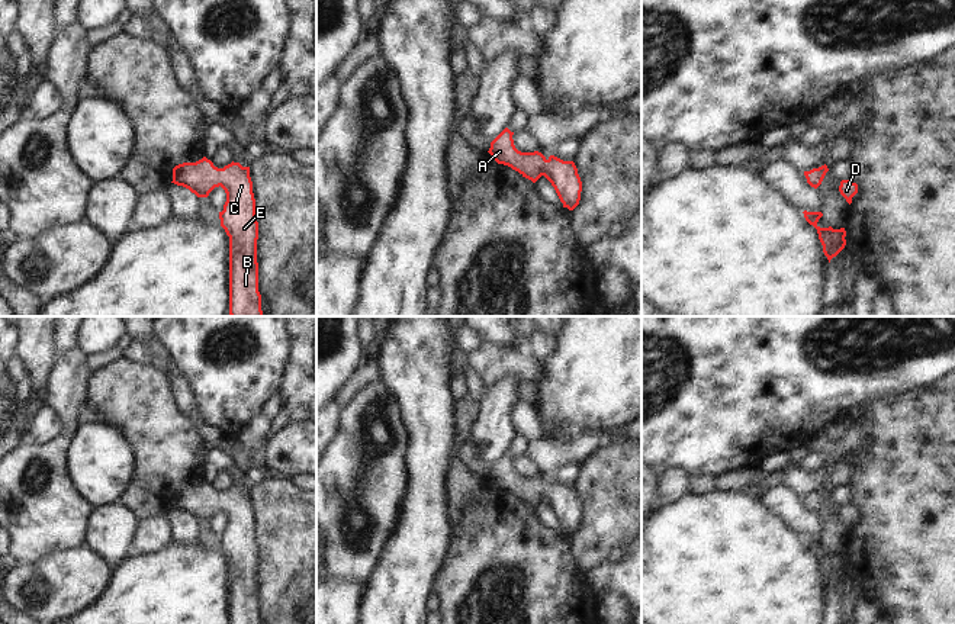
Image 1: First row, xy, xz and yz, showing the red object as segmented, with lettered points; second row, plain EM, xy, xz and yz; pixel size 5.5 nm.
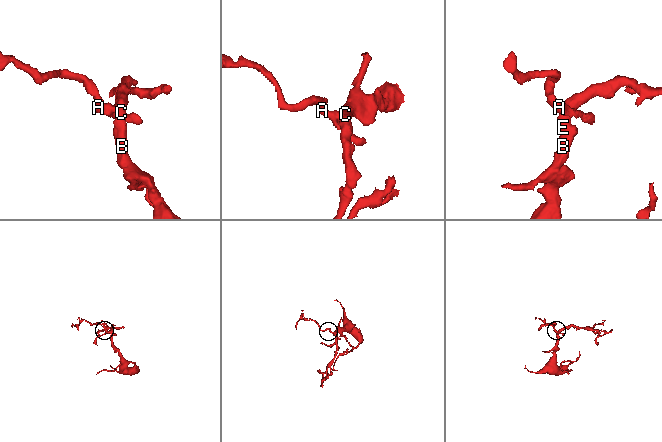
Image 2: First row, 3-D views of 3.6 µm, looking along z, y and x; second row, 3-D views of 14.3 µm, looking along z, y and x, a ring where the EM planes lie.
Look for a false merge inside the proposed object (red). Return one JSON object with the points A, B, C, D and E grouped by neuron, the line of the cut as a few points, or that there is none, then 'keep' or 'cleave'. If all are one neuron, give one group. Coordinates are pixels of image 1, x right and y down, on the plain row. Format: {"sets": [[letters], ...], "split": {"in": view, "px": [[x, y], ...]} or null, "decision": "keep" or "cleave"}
{"sets": [["A", "B", "C", "D", "E"]], "split": null, "decision": "keep"}

